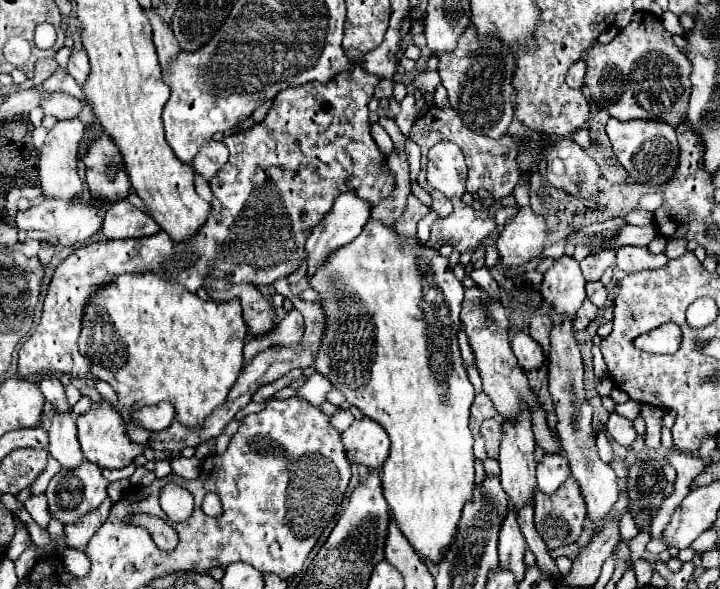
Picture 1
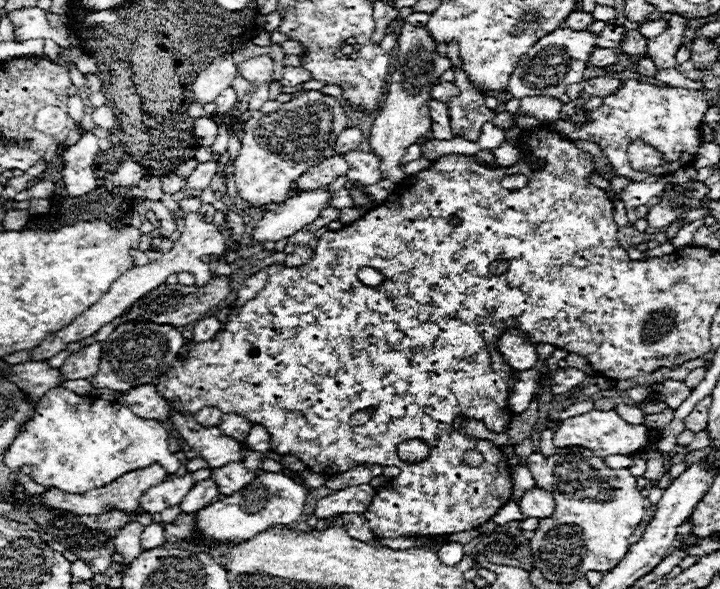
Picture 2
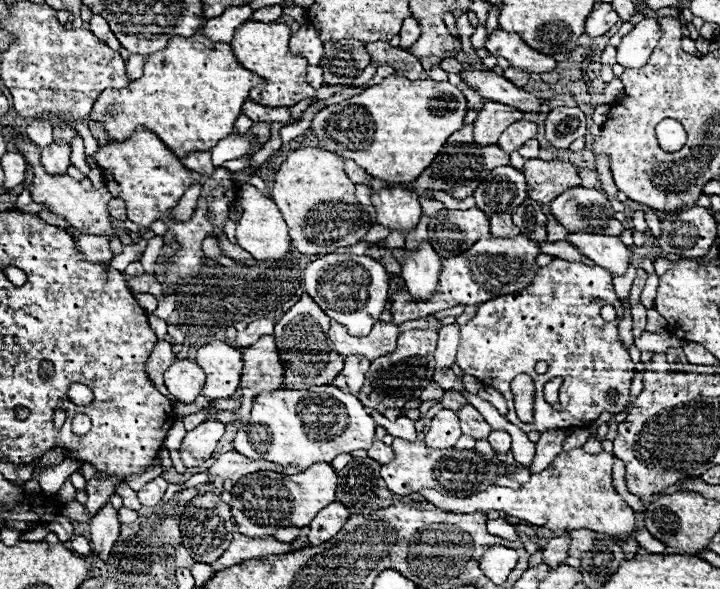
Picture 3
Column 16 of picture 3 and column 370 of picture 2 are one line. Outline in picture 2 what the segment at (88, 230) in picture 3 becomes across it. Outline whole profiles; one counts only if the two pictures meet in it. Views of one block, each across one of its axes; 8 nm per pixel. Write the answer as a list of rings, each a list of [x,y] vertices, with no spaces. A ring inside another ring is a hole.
[[[404,24],[398,36],[398,50],[394,60],[394,72],[390,74],[388,94],[382,108],[376,114],[372,132],[370,132],[370,148],[380,158],[382,180],[400,182],[406,178],[402,172],[400,160],[406,154],[406,148],[416,144],[418,138],[426,136],[432,130],[432,120],[426,102],[430,100],[430,88],[438,82],[438,76],[452,68],[450,58],[442,58],[436,54],[434,39],[424,28],[416,28]]]

